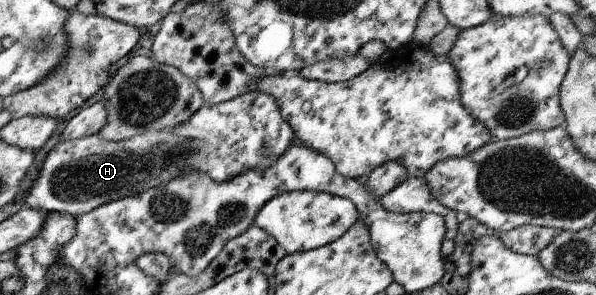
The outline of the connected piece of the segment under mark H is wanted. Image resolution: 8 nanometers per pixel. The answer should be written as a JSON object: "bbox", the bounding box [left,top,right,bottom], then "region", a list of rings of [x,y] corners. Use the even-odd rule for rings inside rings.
{"bbox":[23,91,296,217],"region":[[[250,91],[219,104],[205,104],[194,117],[188,122],[177,126],[172,132],[143,133],[141,136],[123,140],[122,142],[104,141],[99,136],[99,133],[78,140],[60,141],[47,153],[41,170],[38,173],[38,177],[33,181],[30,191],[27,192],[23,200],[26,203],[26,207],[41,210],[46,213],[60,212],[61,214],[67,214],[73,217],[81,216],[82,214],[92,212],[93,209],[96,209],[98,206],[110,203],[117,199],[122,199],[123,197],[135,196],[136,194],[145,192],[147,189],[162,185],[165,181],[172,179],[174,176],[181,176],[182,174],[187,174],[194,170],[207,173],[217,182],[228,181],[234,176],[247,172],[249,169],[271,166],[282,154],[285,153],[289,148],[289,145],[294,142],[296,142],[296,134],[293,132],[293,128],[289,122],[283,117],[282,109],[278,107],[277,99],[273,98],[270,94],[265,95],[265,93],[262,92]]]}

